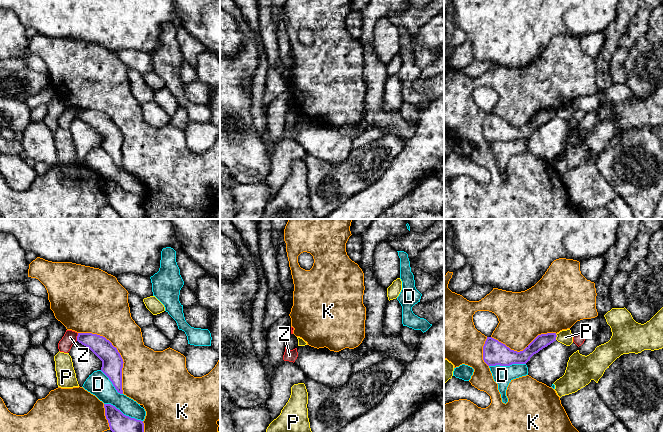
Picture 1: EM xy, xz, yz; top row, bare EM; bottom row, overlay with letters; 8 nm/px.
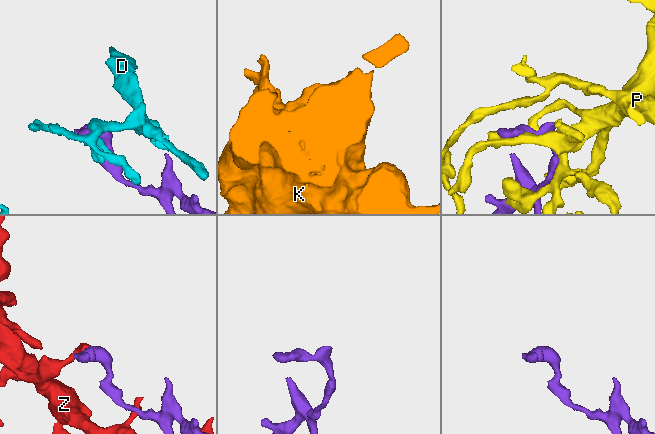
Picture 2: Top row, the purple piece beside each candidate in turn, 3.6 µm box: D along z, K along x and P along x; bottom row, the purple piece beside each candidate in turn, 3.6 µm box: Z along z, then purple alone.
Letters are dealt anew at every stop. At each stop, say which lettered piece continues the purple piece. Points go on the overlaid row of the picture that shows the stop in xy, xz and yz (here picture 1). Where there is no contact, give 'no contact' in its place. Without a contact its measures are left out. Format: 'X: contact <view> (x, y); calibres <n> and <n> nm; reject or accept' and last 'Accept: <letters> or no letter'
D: contact xy (122, 413); calibres 160 and 170 nm; reject
K: contact xy (118, 352); calibres 180 and 340 nm; reject
P: contact yz (556, 336); calibres 110 and 120 nm; reject
Z: contact xy (77, 337); calibres 160 and 110 nm; reject
Accept: no letter

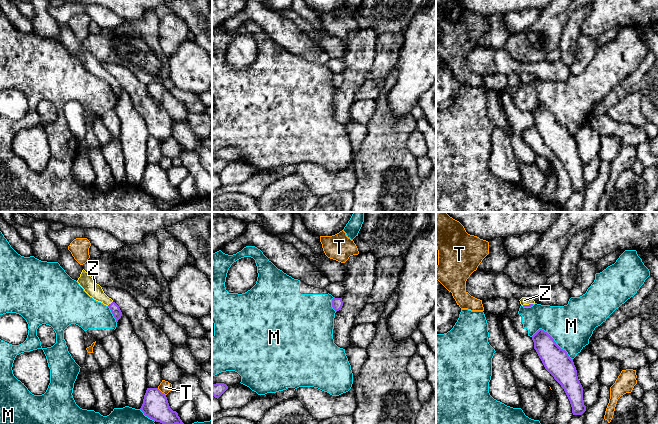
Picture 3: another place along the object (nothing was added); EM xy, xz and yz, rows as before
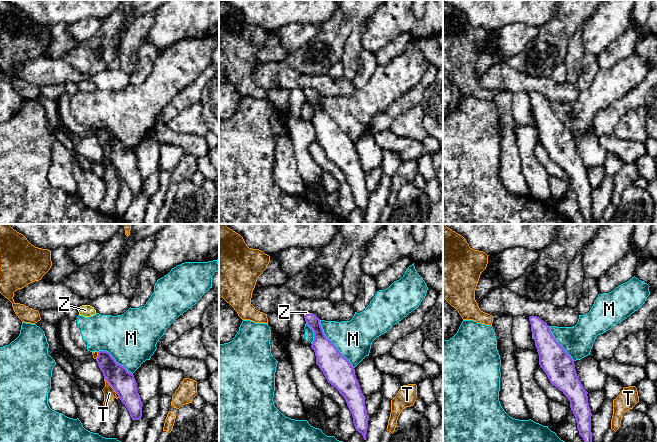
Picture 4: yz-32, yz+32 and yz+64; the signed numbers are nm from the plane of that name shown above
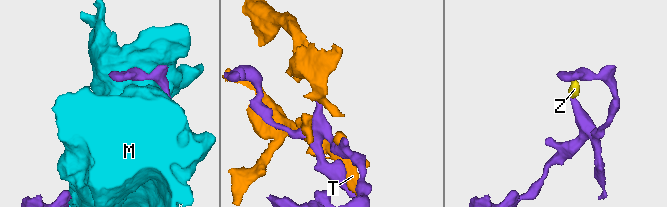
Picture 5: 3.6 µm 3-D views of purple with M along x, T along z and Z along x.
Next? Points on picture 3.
M: contact yz (553, 339); calibres 220 and 360 nm; reject
T: contact xy (160, 391); calibres 220 and 100 nm; reject
Z: contact xy (109, 304); calibres 70 and 120 nm; accept
Accept: Z

